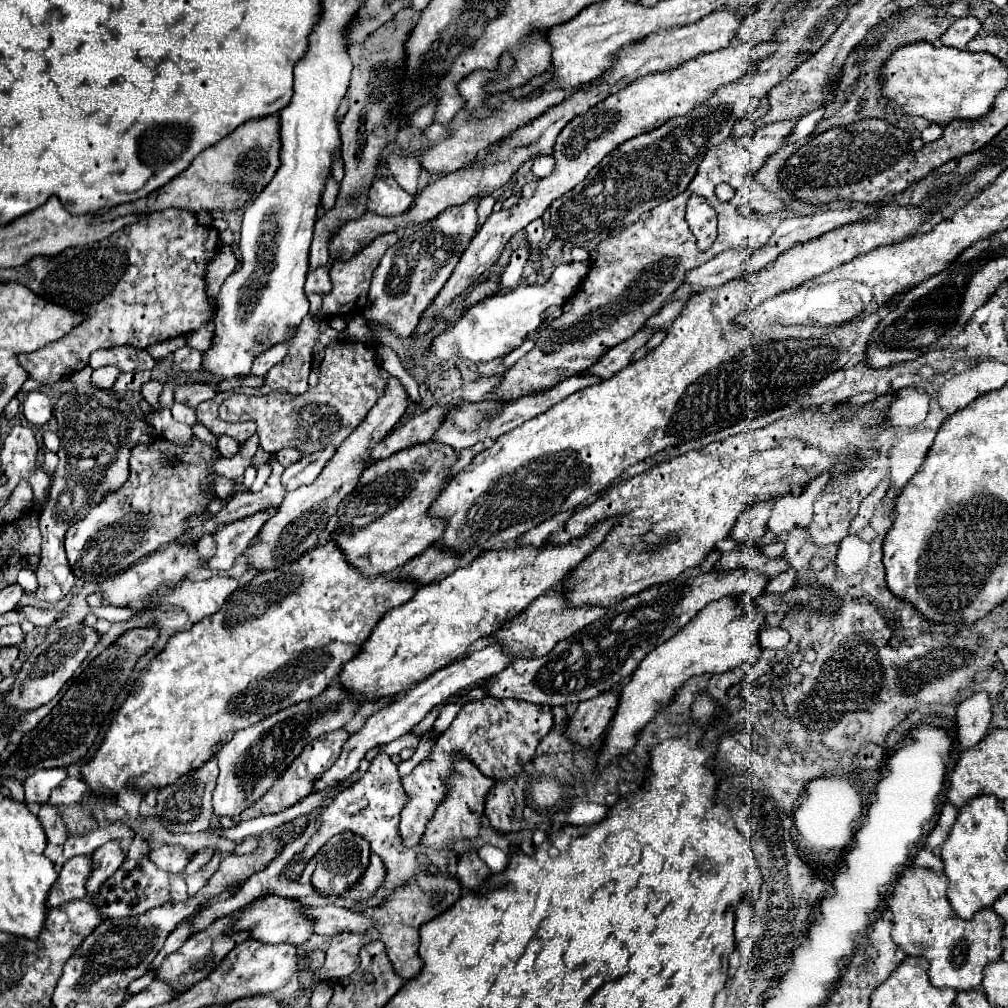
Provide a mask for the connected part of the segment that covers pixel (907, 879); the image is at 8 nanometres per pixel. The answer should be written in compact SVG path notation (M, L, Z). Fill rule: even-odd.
M909 866L891 888L887 904L895 916L891 932L895 946L899 946L905 956L927 958L931 964L929 980L937 988L953 988L957 992L979 988L983 968L1001 958L1003 918L997 916L993 908L985 908L979 910L973 920L961 920L949 904L945 874Z

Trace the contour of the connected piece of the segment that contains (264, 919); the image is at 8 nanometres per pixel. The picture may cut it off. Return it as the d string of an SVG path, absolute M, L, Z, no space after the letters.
M267 896L267 898L259 898L257 902L253 902L251 906L247 906L241 914L239 914L239 922L235 922L237 930L249 930L251 936L255 940L261 942L269 942L269 944L277 944L277 942L289 942L295 946L301 946L305 942L309 942L309 938L313 936L313 924L315 920L311 916L307 916L303 912L303 904L299 904L293 898L281 898L281 896Z

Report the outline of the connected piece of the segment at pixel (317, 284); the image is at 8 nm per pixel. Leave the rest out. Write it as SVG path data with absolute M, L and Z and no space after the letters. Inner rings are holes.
M329 266L321 268L321 270L315 270L315 272L309 272L307 274L307 282L305 282L305 292L307 294L325 294L331 290L331 280L329 280Z

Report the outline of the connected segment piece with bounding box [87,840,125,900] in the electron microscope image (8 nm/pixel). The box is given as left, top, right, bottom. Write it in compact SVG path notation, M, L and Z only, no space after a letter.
M111 840L105 846L95 850L95 854L93 854L93 874L87 882L89 900L93 900L97 886L101 886L101 882L105 882L105 878L109 878L123 862L125 862L125 852L121 850L119 840Z

